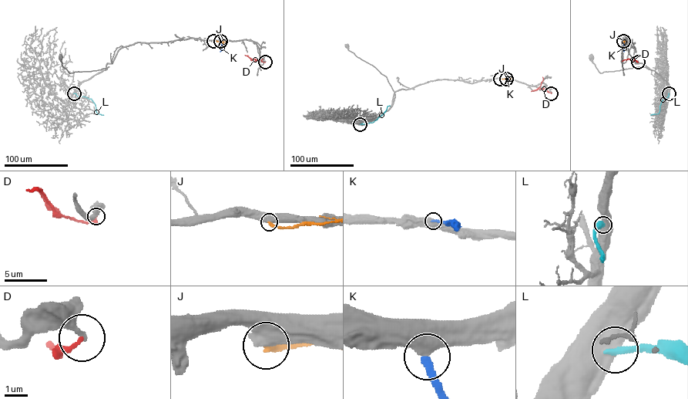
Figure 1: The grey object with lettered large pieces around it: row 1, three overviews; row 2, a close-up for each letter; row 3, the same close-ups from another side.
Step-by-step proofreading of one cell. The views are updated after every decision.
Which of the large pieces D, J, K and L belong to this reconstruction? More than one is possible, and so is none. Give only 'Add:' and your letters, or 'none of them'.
Add: K

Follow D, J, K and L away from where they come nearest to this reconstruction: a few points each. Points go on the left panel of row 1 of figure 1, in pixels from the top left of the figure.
D: (265, 62), (253, 61), (250, 59), (256, 61)
J: (213, 41), (227, 41)
K: (219, 41), (222, 49), (219, 52)
L: (74, 93), (91, 99), (96, 112), (103, 115)

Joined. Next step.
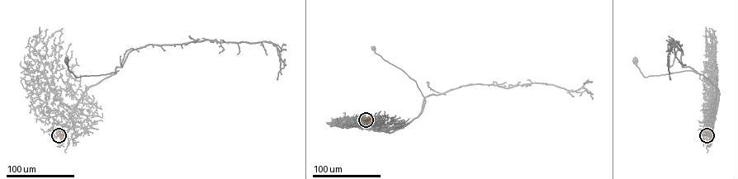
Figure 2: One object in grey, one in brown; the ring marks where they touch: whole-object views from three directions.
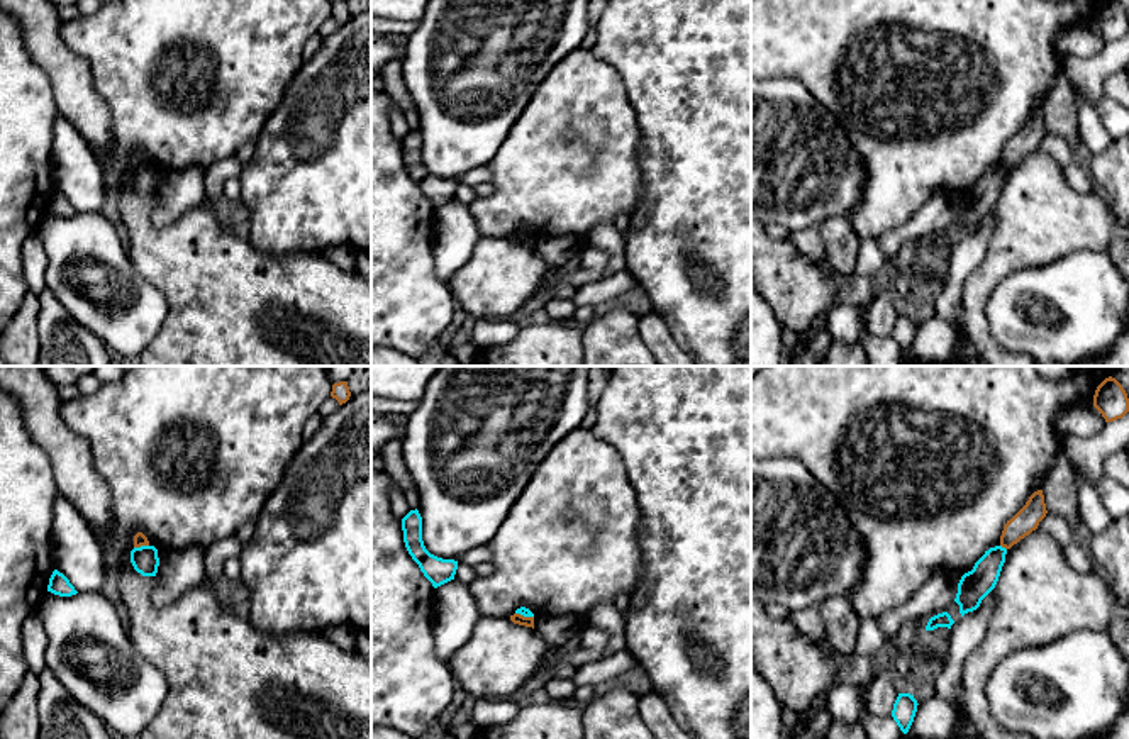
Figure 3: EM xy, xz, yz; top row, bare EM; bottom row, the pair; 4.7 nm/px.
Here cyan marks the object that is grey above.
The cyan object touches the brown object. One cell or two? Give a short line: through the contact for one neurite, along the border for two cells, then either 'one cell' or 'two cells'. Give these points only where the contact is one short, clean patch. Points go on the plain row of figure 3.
line xy (148, 165), (134, 168); two cells

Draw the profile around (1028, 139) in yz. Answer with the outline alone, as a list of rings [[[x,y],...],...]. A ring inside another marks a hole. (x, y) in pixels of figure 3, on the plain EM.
[[[1043,110],[1034,112],[1026,125],[1004,146],[1000,166],[1010,169],[1021,159],[1037,149],[1039,142],[1046,137],[1046,124]]]

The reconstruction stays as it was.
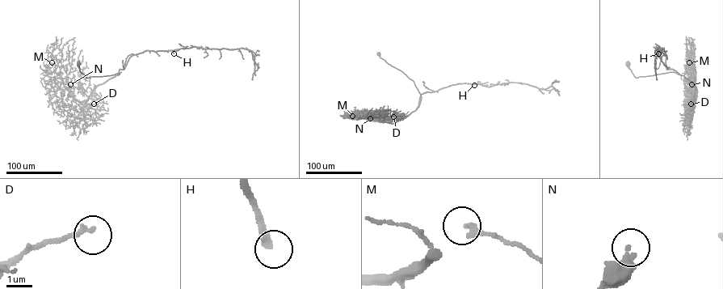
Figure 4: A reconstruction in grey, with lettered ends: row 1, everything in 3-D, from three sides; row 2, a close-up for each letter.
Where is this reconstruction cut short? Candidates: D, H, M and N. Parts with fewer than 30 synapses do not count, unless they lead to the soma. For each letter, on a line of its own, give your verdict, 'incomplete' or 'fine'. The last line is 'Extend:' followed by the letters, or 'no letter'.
D: fine
H: incomplete
M: fine
N: fine
Extend: H

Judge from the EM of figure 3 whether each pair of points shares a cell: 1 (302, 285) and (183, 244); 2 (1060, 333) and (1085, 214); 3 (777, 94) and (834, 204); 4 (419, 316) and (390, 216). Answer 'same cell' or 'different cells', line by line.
1: same cell
2: different cells
3: same cell
4: same cell

